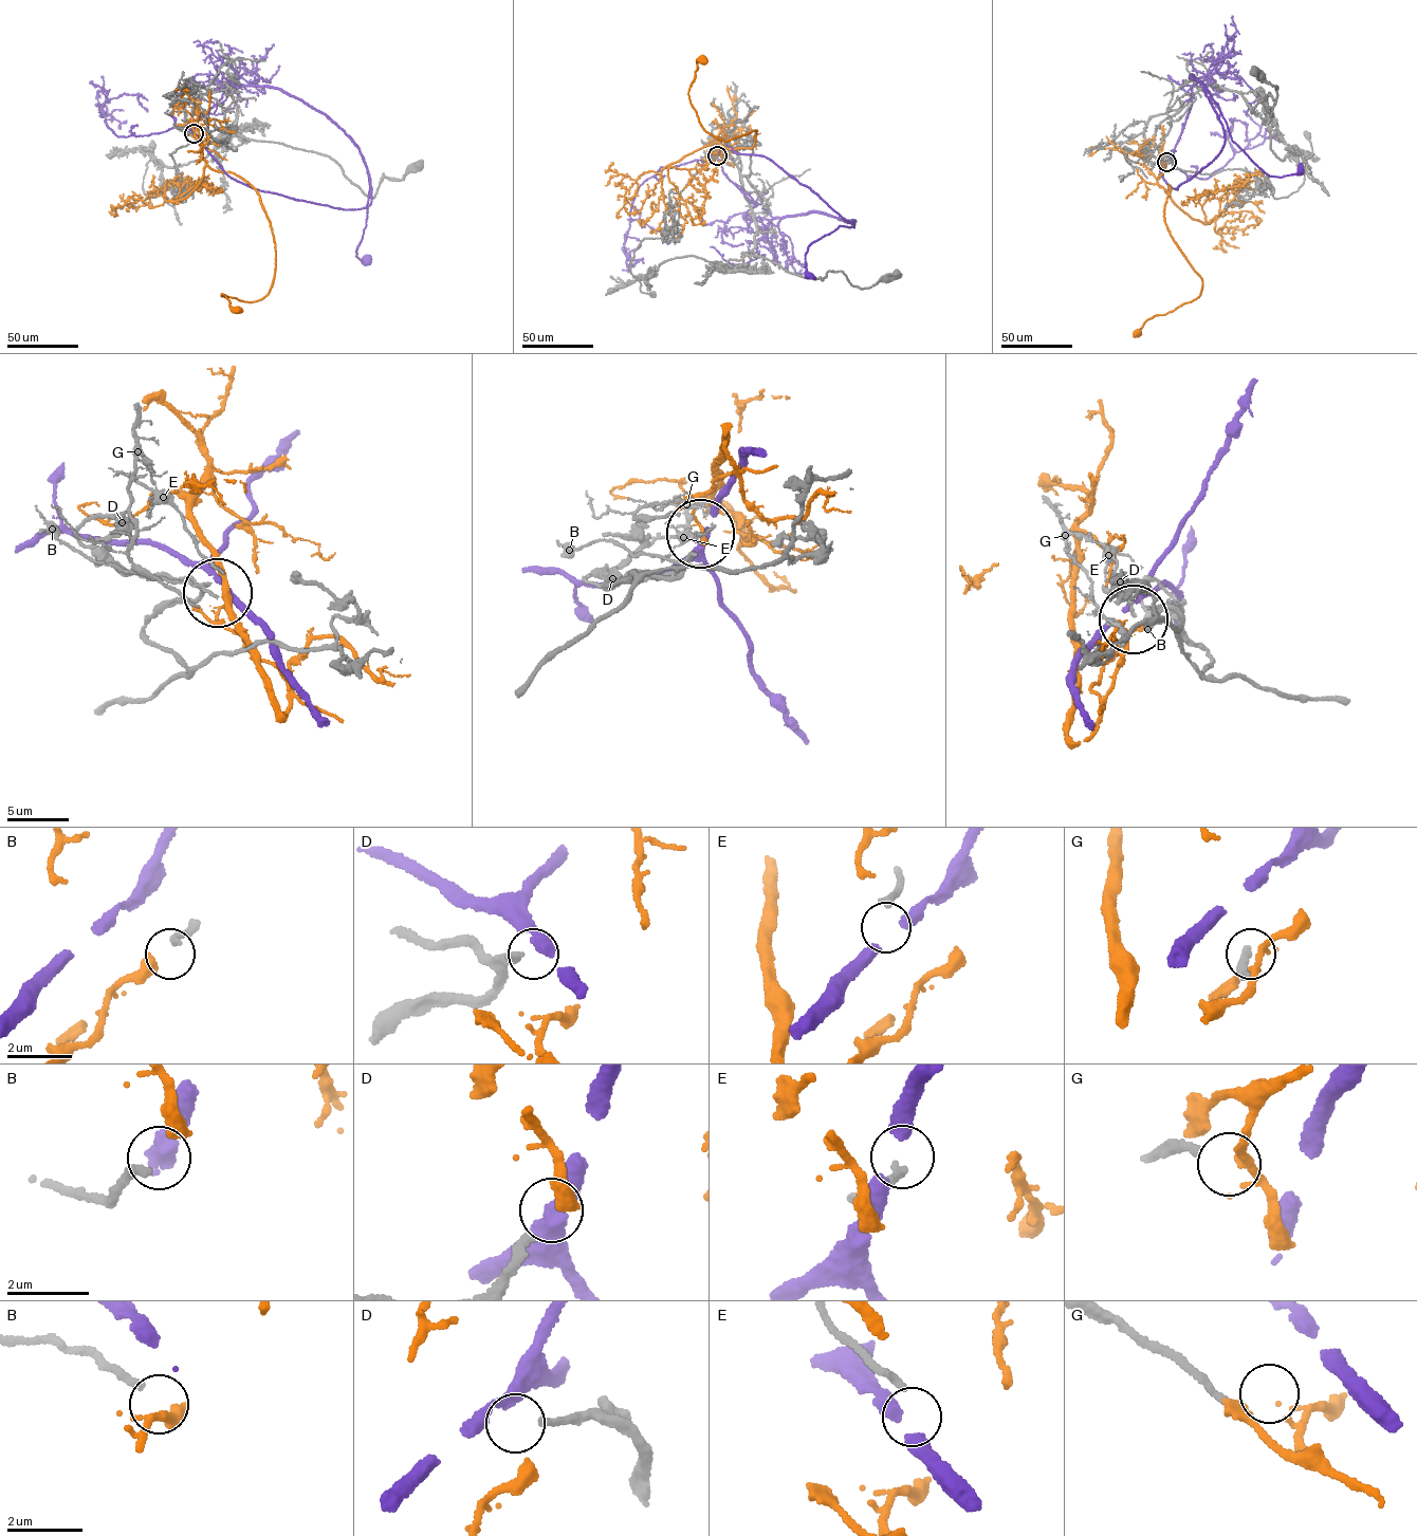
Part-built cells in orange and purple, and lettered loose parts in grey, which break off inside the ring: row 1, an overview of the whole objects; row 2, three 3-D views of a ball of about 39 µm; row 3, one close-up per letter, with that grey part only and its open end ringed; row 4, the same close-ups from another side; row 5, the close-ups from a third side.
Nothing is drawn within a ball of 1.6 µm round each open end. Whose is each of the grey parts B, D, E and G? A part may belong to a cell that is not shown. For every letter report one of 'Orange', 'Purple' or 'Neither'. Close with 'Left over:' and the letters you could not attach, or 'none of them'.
B: Orange
D: Neither
E: Neither
G: Neither
Left over: D, E, G

